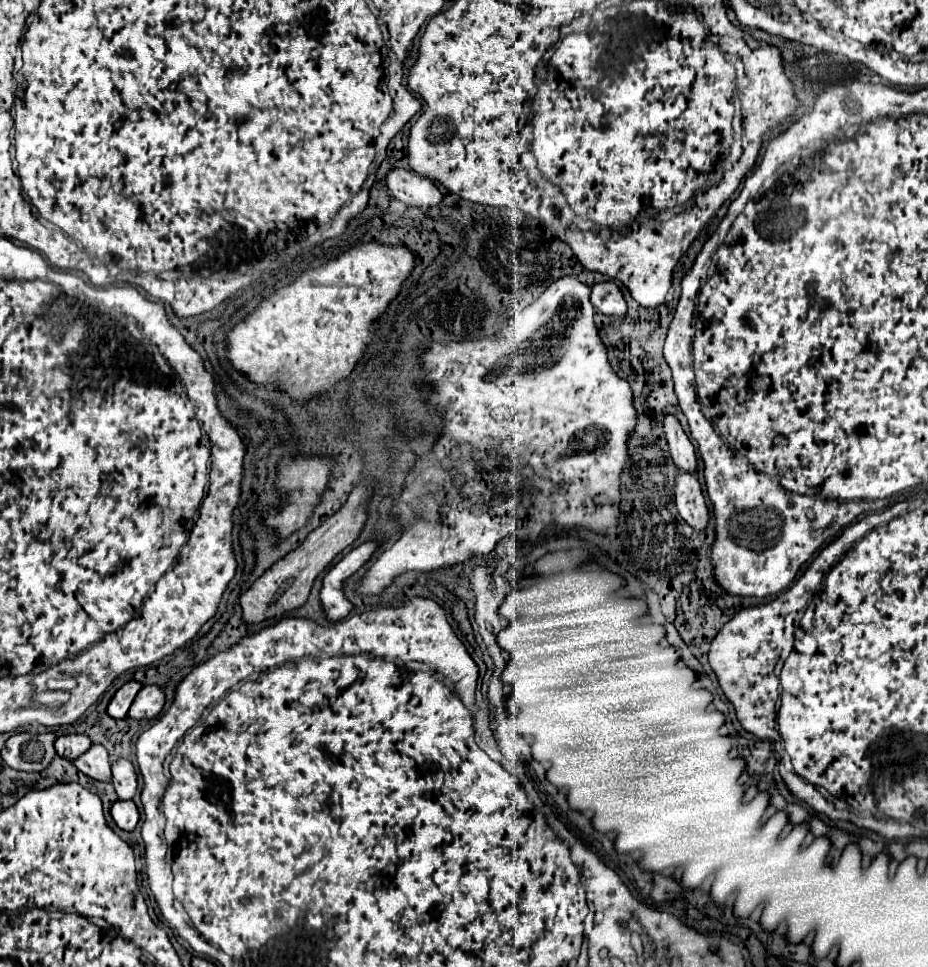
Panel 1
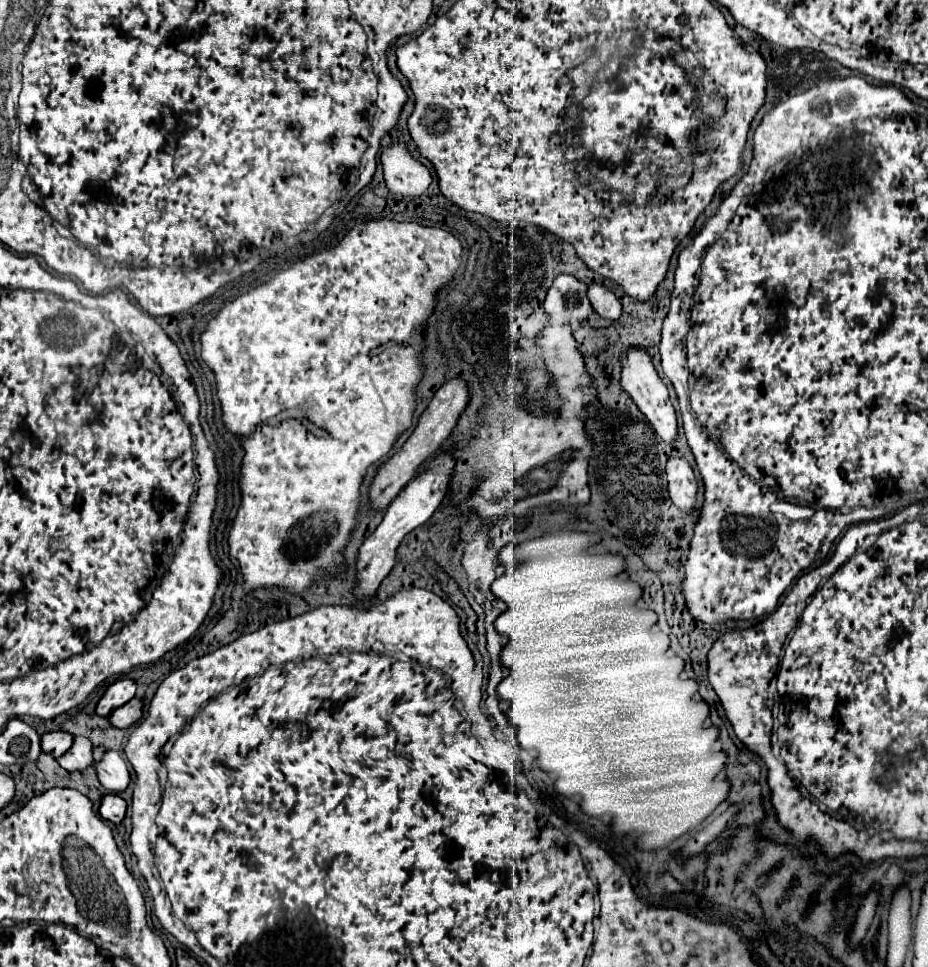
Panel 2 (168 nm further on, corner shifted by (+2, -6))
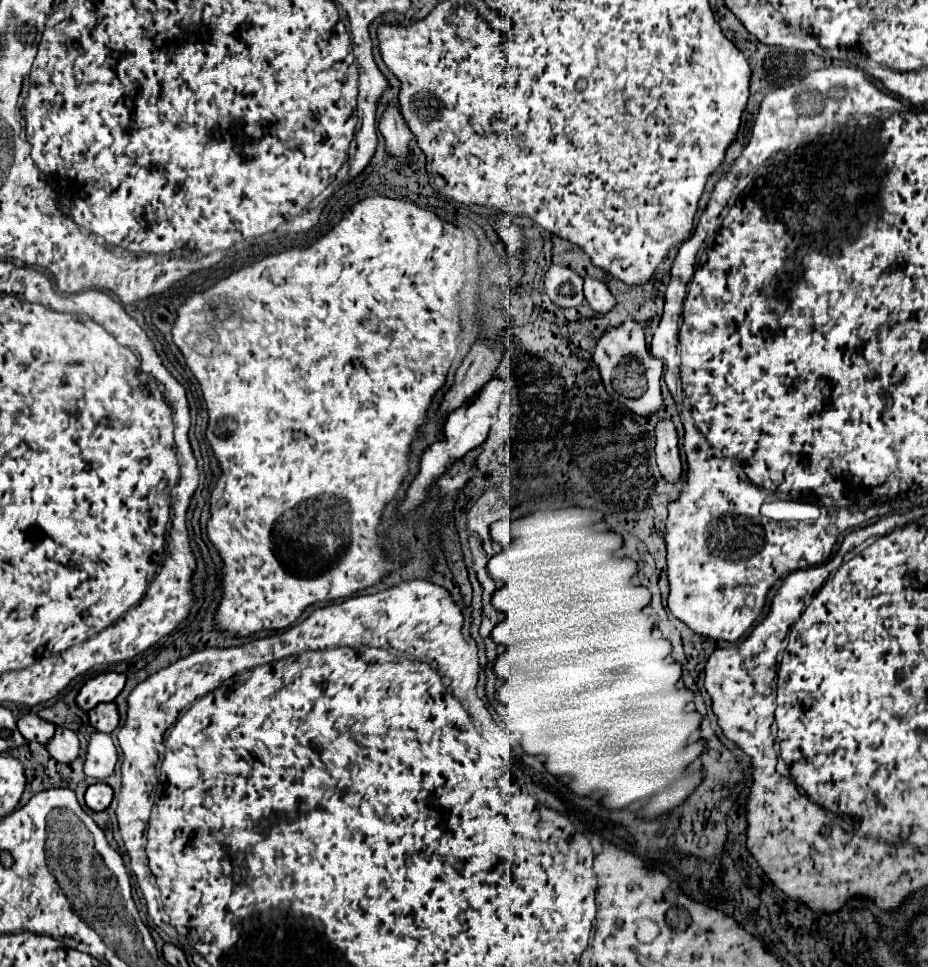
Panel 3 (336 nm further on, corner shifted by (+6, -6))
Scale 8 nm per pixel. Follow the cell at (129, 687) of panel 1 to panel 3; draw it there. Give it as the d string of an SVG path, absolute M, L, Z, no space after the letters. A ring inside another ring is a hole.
M100 673L92 679L88 679L78 695L76 695L76 703L80 709L90 711L92 707L96 707L98 703L108 703L114 701L116 695L122 691L126 683L126 675L124 673Z

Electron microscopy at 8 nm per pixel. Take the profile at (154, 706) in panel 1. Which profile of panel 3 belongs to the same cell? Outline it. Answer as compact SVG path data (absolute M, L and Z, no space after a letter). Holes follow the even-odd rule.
M100 703L96 707L92 707L92 711L88 711L88 721L96 731L104 731L104 733L112 733L118 723L118 711L114 703Z

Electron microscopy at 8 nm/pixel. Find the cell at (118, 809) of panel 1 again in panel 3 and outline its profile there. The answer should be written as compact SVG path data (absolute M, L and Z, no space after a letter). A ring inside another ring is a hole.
M94 783L86 789L86 805L94 811L104 811L112 801L112 787L106 783Z

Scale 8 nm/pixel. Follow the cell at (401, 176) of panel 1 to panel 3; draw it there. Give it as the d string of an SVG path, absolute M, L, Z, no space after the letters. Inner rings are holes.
M386 105L380 123L380 133L386 139L386 151L394 157L406 157L408 155L408 141L412 139L412 131L408 129L406 119L402 117L400 109L396 105Z

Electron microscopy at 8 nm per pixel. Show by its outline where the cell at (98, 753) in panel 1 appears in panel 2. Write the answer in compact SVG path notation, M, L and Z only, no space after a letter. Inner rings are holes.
M74 737L72 749L68 753L64 753L64 757L60 757L58 763L66 771L84 771L84 769L92 767L94 765L92 743L86 737Z

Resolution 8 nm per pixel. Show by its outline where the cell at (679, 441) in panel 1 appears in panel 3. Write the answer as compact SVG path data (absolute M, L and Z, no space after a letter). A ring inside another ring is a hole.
M628 317L622 325L606 331L596 343L592 361L598 365L600 379L614 399L632 409L636 415L650 417L658 413L658 409L662 407L662 393L660 393L662 361L650 355L644 341L644 327L636 319Z

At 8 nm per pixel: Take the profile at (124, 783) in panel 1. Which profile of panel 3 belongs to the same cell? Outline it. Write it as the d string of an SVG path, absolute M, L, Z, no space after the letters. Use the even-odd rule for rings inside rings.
M92 733L88 749L86 749L86 761L84 761L84 773L102 781L104 777L110 777L114 773L114 765L118 761L116 747L112 743L112 737L108 733Z

